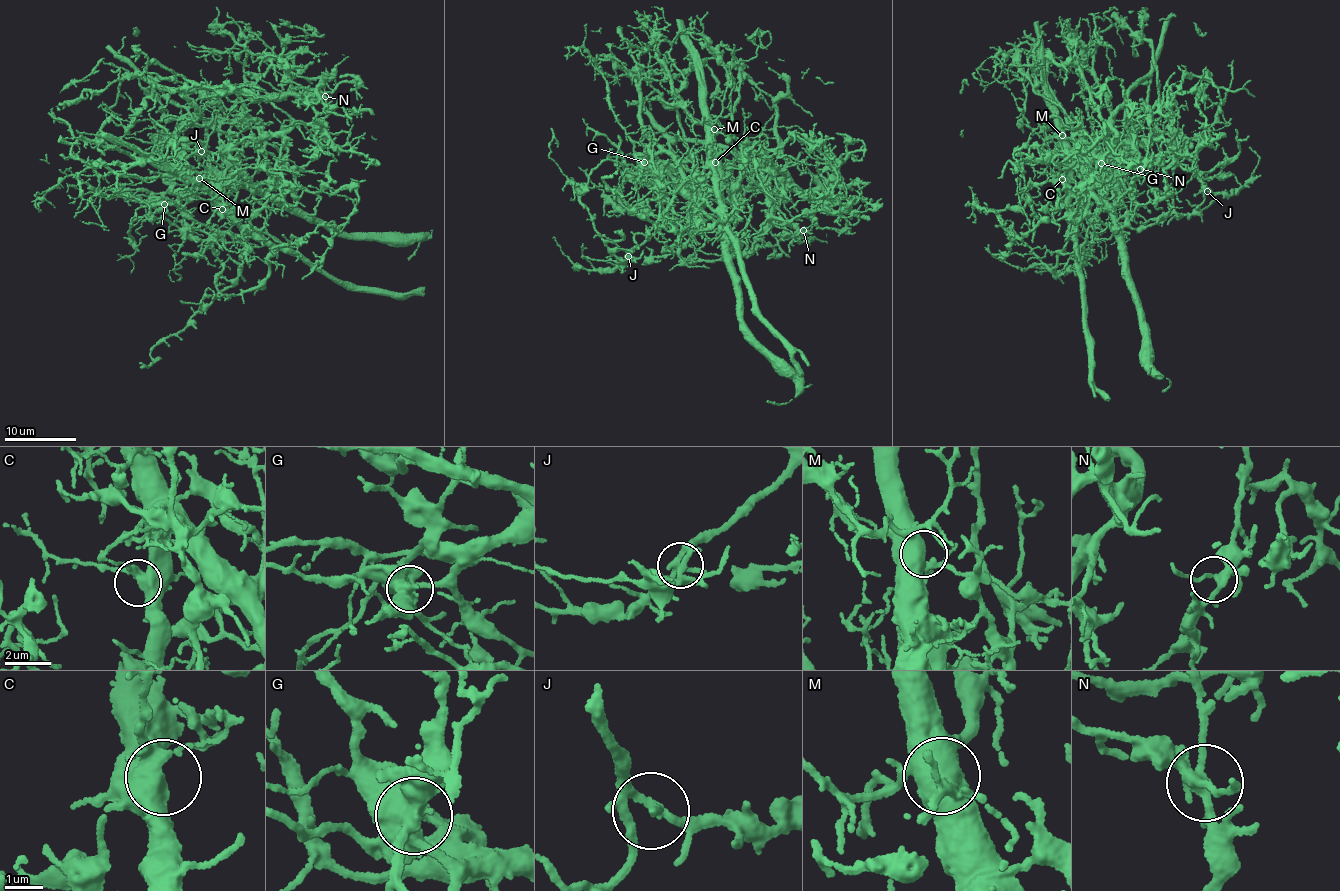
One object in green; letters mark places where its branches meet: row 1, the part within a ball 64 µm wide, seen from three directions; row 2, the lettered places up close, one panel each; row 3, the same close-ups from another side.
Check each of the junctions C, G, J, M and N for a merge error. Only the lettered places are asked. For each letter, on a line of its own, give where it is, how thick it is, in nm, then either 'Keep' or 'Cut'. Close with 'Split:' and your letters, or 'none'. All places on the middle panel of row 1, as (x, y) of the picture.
C: Place: (715, 162). Thickness 420 nm. Keep
G: Place: (644, 162). Thickness 600 nm. Cut
J: Place: (628, 256). Thickness 240 nm. Keep
M: Place: (714, 129). Thickness 440 nm. Keep
N: Place: (803, 230). Thickness 240 nm. Keep
Split: G

